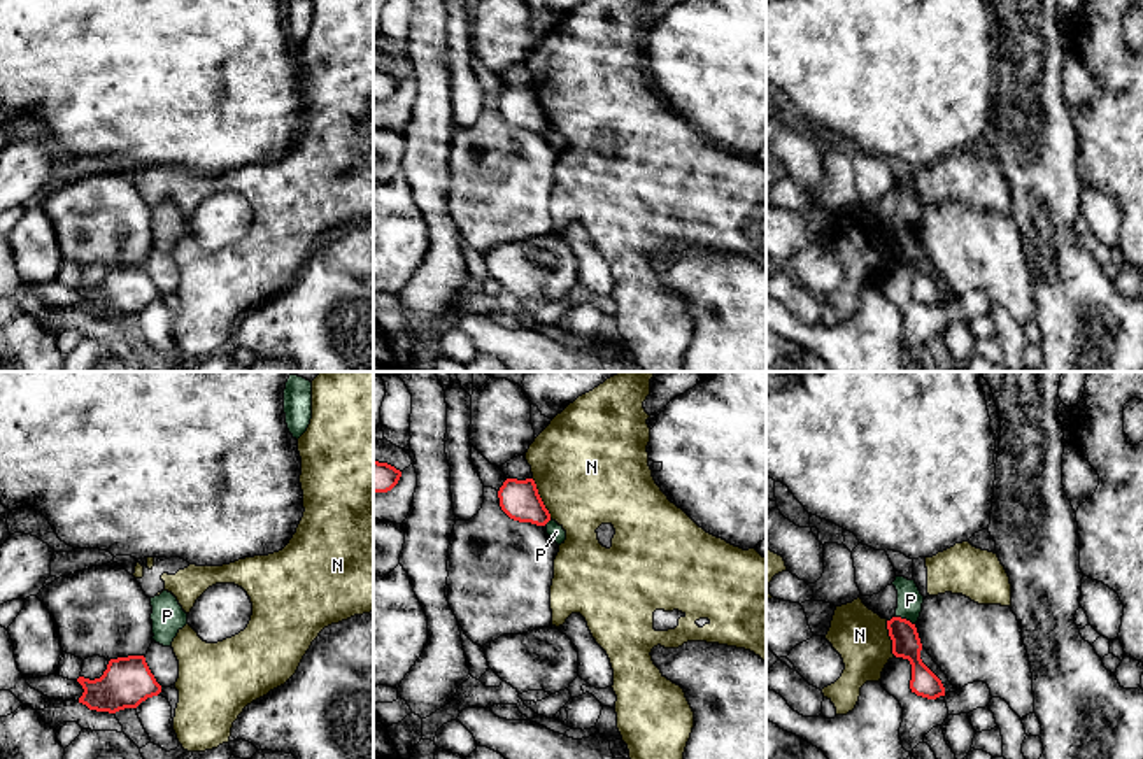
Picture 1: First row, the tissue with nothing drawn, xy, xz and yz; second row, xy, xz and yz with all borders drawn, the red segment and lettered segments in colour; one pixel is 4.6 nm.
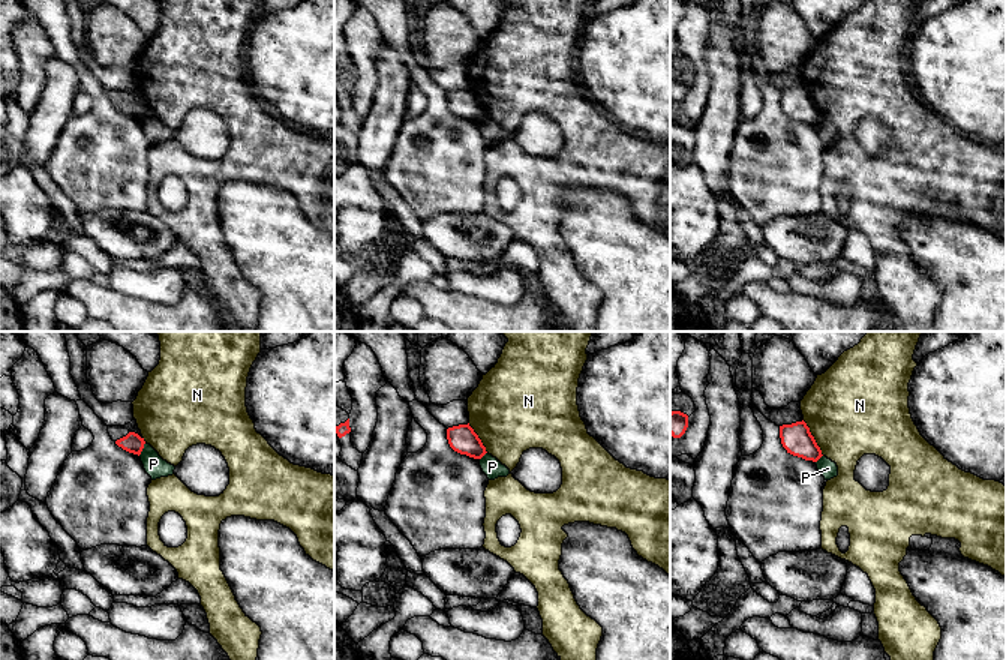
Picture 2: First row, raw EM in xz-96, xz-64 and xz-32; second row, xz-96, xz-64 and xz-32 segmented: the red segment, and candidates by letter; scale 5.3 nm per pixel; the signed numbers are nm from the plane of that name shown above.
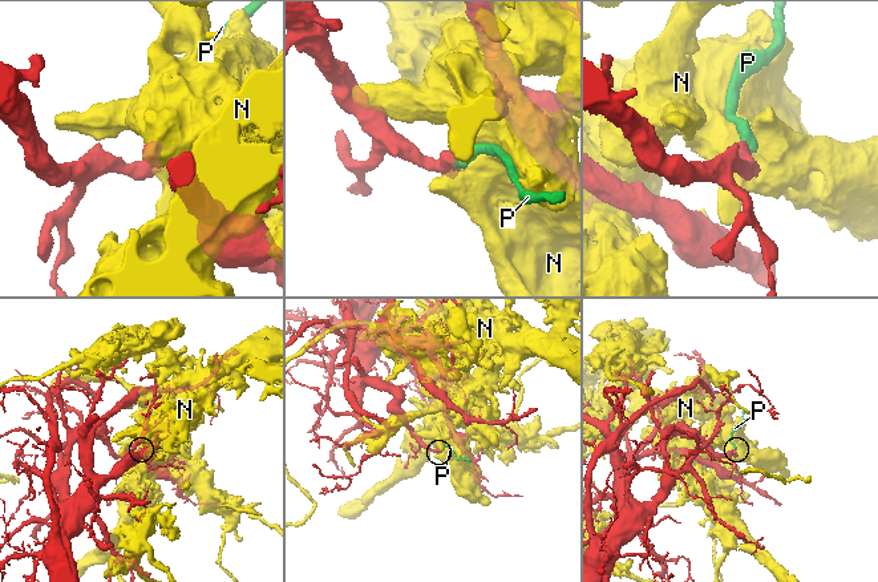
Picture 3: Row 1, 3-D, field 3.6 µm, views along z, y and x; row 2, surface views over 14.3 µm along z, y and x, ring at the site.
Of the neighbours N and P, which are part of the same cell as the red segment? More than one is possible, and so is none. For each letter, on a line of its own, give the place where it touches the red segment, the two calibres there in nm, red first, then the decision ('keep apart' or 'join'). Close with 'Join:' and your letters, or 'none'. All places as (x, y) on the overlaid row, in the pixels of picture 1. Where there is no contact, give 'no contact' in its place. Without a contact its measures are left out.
N: xz (540, 498) | 180/500 nm | keep apart
P: yz (905, 619) | 130/120 nm | keep apart
Join: none

